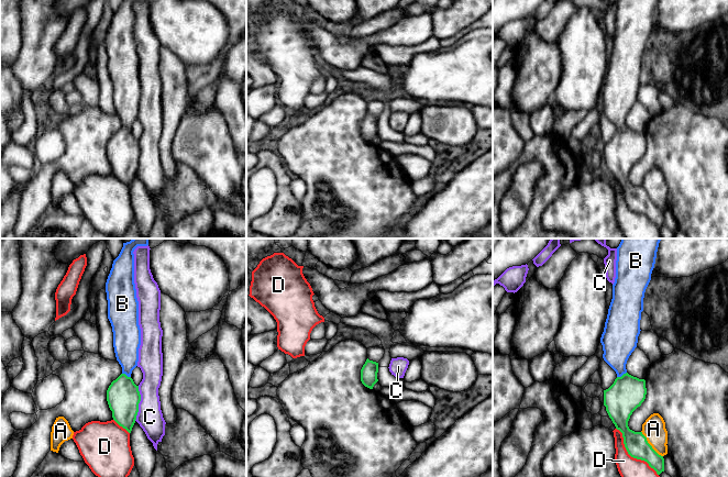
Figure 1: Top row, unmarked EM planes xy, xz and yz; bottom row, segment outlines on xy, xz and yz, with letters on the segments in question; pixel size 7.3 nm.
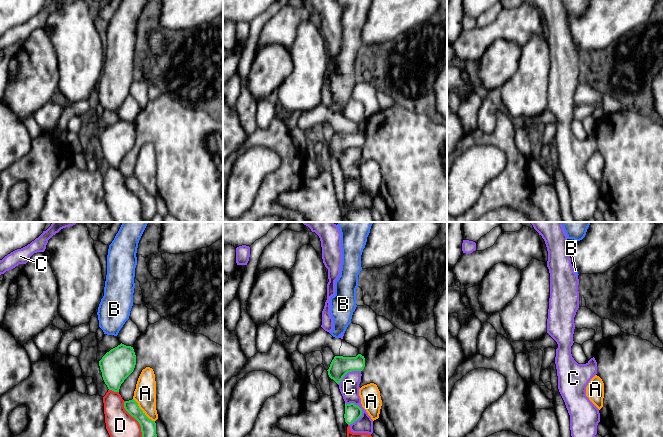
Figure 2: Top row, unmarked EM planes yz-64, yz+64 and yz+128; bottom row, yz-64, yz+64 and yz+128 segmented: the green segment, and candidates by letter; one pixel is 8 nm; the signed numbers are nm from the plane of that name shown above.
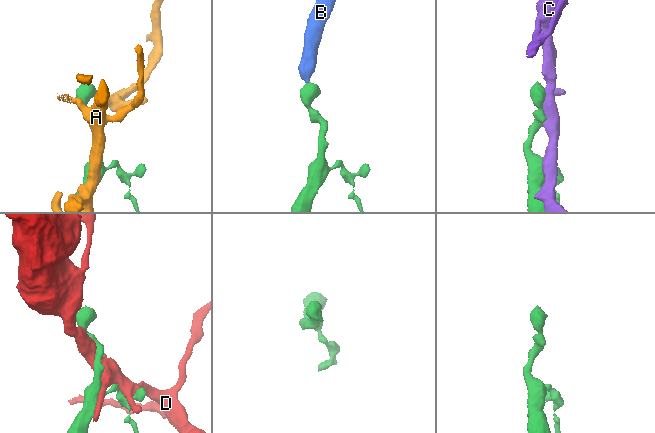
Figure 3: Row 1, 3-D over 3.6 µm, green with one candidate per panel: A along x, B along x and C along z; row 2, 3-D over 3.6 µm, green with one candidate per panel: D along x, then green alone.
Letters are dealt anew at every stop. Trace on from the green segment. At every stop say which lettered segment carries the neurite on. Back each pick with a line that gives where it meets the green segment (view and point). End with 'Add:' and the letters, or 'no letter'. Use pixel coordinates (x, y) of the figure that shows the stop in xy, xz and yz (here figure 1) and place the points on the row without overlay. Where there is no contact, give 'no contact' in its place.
B: contact yz (622, 129)
Add: B

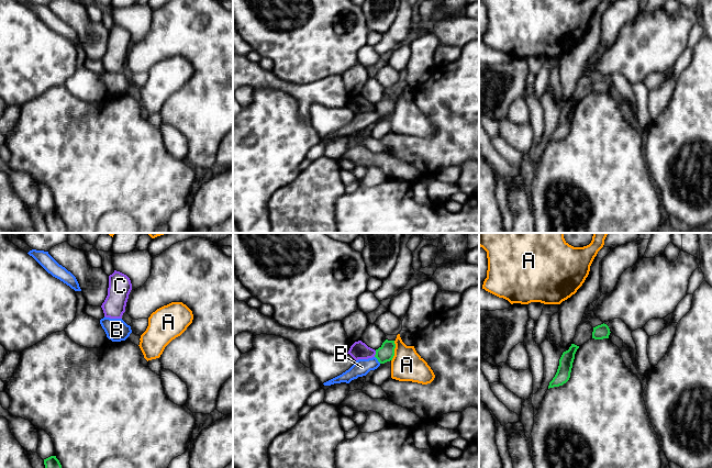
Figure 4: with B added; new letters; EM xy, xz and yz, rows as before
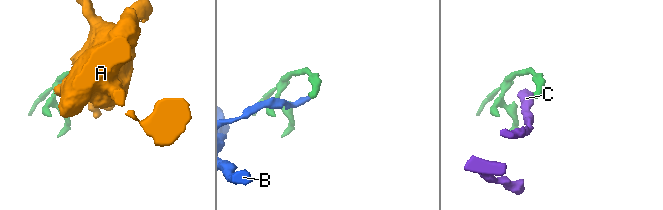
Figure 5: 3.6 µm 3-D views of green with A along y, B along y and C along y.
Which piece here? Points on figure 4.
Add: no letter

